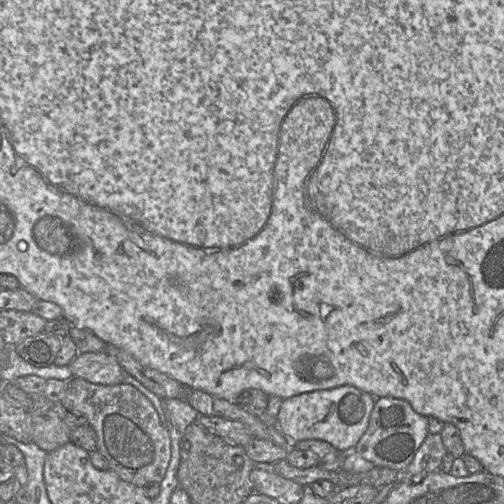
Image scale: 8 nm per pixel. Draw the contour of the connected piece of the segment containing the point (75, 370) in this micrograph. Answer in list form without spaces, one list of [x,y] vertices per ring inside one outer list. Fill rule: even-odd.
[[[104,351],[78,353],[68,366],[74,377],[100,385],[123,383],[126,374],[116,358]]]

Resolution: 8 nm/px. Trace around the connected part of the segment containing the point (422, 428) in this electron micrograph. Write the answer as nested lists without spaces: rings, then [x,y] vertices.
[[[389,396],[375,397],[368,427],[352,452],[375,466],[405,472],[428,434],[428,417],[416,412],[408,401]]]

